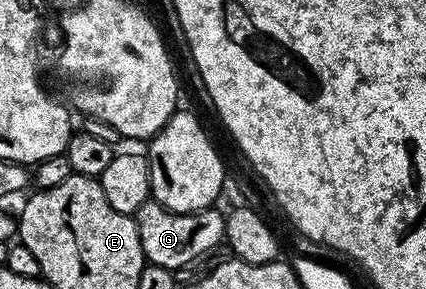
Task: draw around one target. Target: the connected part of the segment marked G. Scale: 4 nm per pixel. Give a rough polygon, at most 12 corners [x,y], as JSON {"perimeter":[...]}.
{"perimeter":[[151,198],[134,214],[145,261],[175,270],[225,243],[213,206],[172,212]]}

